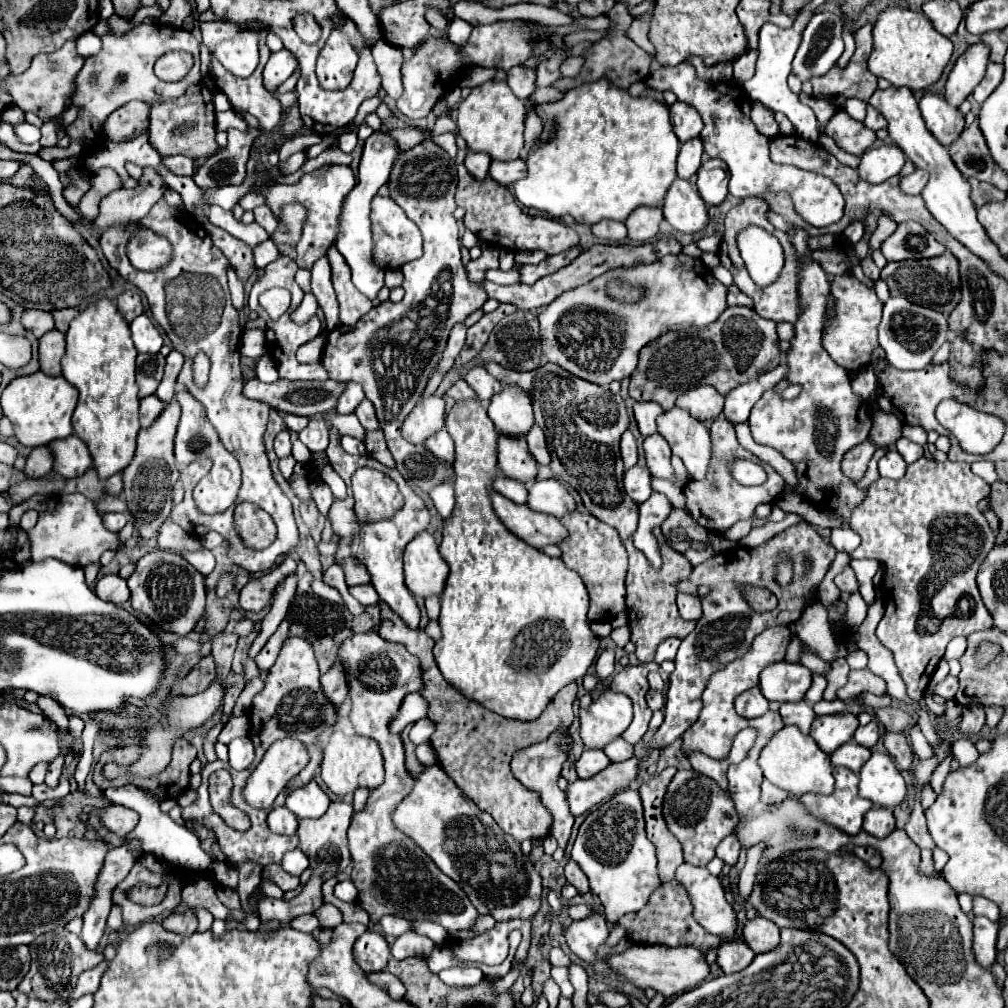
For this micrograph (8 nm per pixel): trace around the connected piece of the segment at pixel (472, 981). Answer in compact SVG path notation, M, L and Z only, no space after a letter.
M466 965L444 969L438 975L446 985L476 985L484 977L484 973L478 967L466 967Z

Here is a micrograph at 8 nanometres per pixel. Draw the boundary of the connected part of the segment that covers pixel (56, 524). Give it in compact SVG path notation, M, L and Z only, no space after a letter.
M80 493L50 497L46 513L42 513L36 527L28 531L28 539L34 561L54 557L78 567L97 562L104 551L116 551L120 547L120 535L104 527L102 517L94 509L94 503Z

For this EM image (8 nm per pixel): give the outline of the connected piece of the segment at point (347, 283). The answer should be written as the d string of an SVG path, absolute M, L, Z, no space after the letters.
M336 247L328 249L328 261L332 267L332 283L340 303L340 323L354 325L362 315L366 315L366 311L370 311L372 303L352 285L350 267Z

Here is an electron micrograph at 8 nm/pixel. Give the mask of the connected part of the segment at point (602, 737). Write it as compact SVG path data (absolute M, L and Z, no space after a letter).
M606 689L586 709L580 709L580 737L586 747L602 749L620 737L632 721L630 697Z

